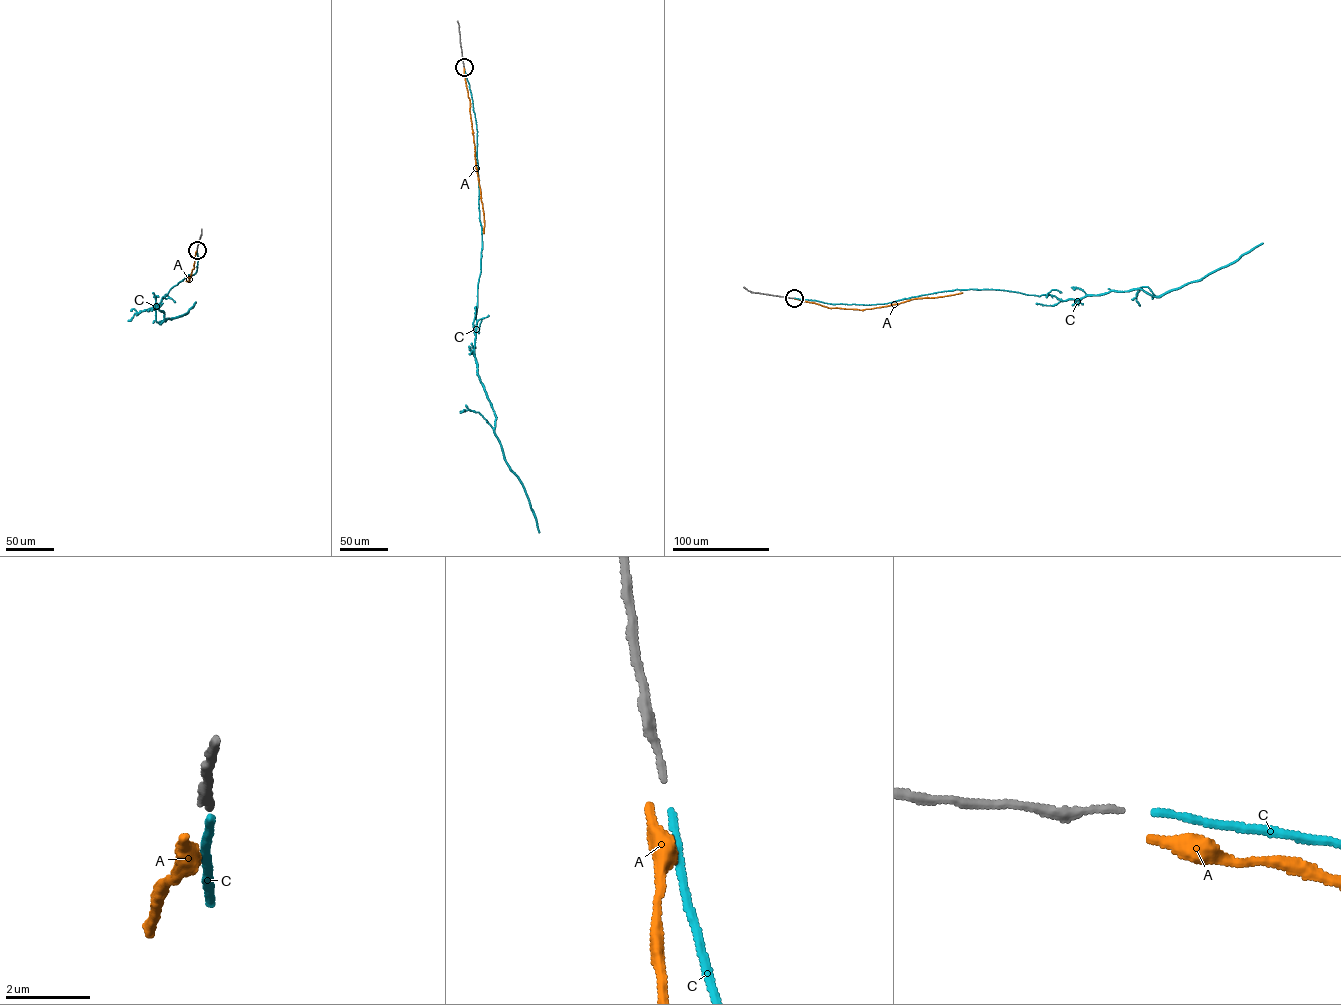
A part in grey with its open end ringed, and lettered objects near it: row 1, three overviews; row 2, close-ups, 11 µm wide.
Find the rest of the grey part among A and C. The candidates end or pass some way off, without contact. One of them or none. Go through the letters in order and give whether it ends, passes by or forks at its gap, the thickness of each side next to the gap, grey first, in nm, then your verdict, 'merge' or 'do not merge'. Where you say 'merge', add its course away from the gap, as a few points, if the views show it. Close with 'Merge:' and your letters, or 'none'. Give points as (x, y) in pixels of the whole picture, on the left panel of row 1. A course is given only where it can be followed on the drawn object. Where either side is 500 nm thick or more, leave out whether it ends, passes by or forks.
A: it ends there; 150 nm thick on the grey side, 280 nm on the other; do not merge
C: it ends there; 150 nm thick on the grey side, 140 nm on the other; merge; it runs (197, 250), (196, 272), (186, 275), (154, 307), (163, 312), (160, 324), (184, 314), (195, 302)
Merge: C

